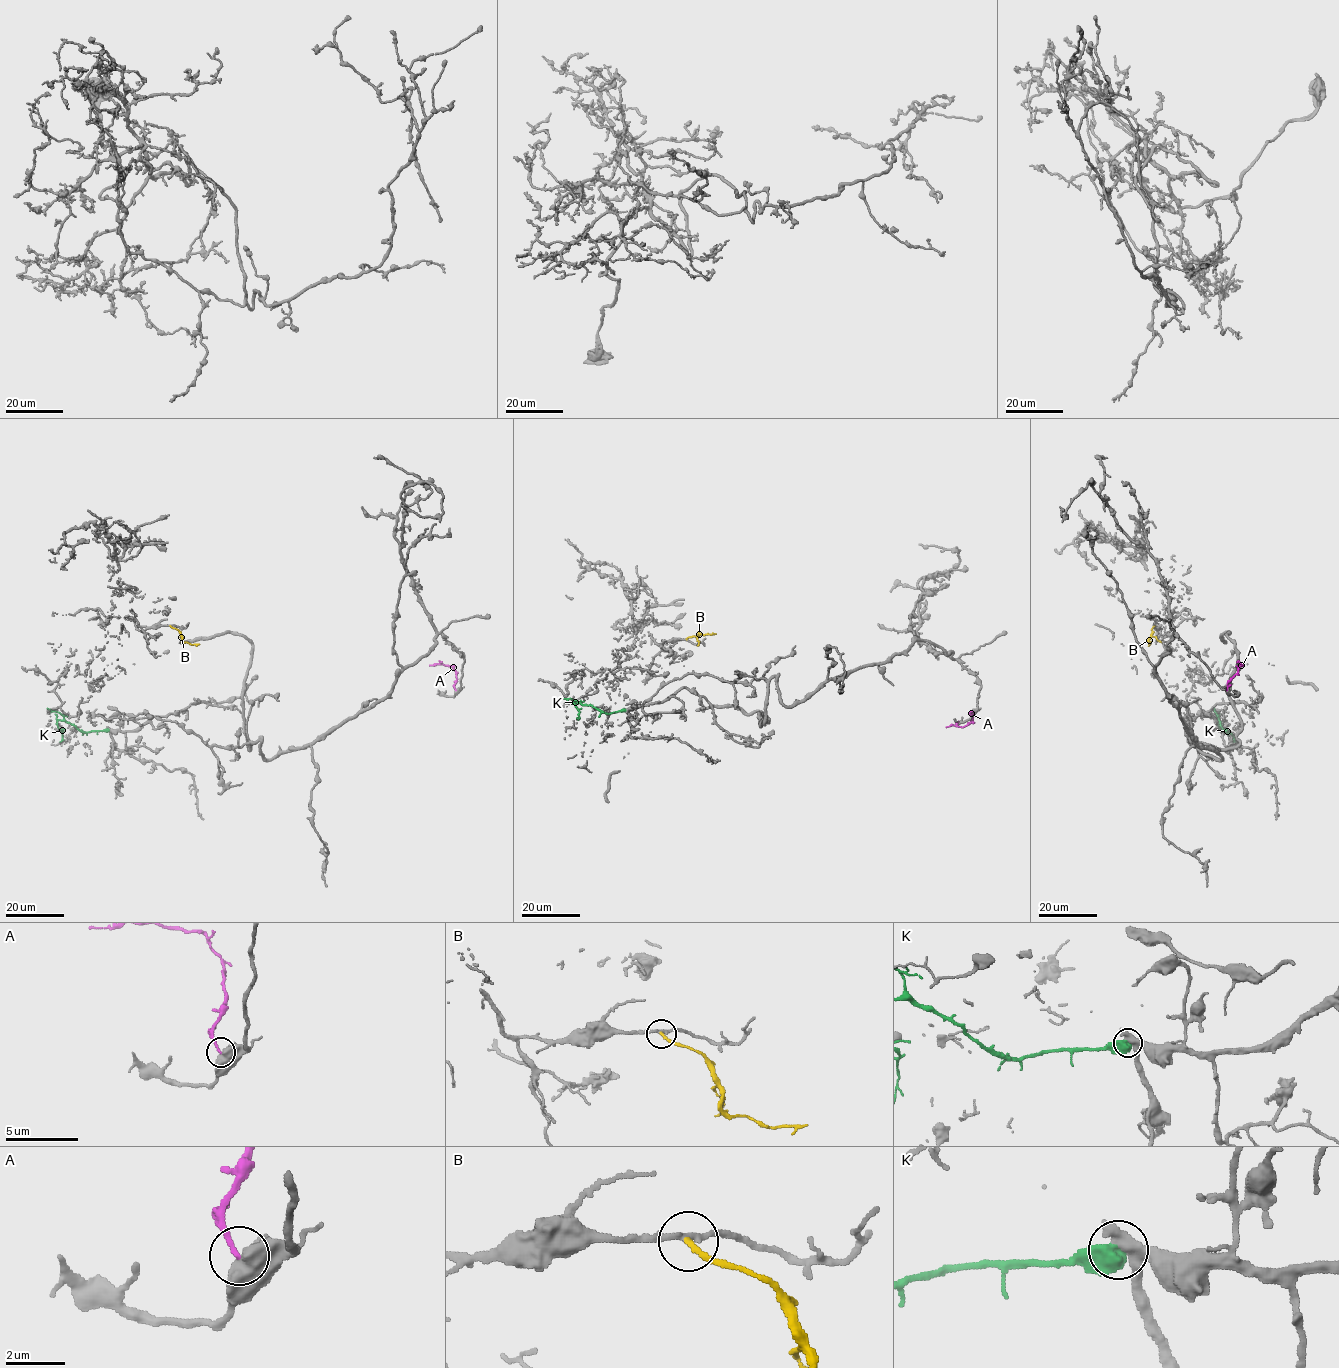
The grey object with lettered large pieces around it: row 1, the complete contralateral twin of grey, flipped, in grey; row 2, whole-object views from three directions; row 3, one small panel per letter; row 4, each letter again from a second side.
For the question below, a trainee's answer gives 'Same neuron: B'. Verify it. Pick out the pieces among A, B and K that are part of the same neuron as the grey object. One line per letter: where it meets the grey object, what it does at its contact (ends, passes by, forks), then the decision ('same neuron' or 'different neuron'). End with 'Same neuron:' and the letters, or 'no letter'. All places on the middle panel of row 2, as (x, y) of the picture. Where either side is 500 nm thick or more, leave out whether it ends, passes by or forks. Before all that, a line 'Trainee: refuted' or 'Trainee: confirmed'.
Trainee: confirmed
A: (972, 711) | different neuron
B: (686, 639) | it ends | same neuron
K: (624, 710) | different neuron
Same neuron: B

